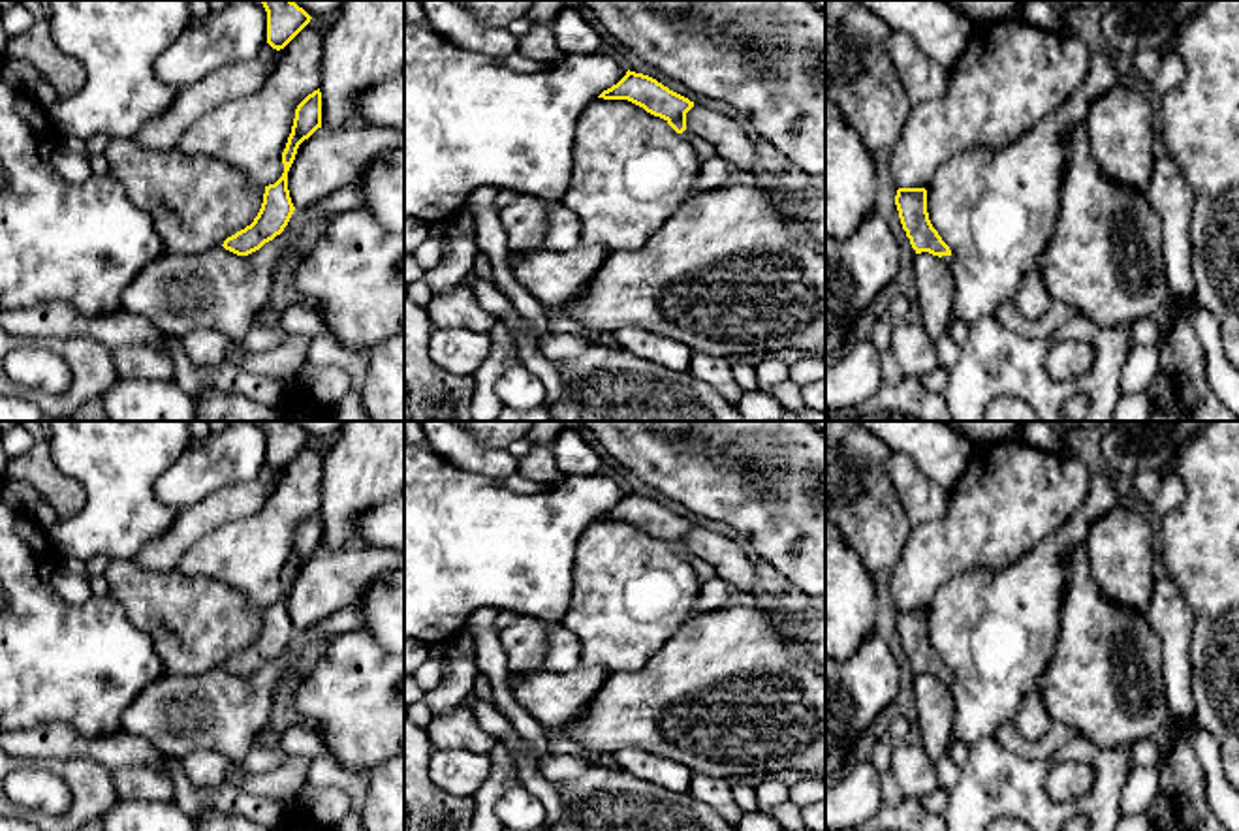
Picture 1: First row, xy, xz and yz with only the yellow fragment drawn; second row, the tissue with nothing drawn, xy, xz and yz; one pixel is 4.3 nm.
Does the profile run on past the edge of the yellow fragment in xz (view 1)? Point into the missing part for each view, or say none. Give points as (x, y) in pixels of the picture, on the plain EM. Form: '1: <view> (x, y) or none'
1: xz (704, 570)

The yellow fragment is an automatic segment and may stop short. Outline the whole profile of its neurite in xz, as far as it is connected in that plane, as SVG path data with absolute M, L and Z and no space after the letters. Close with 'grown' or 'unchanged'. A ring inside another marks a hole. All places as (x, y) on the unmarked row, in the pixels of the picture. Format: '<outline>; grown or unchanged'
M628 491L617 506L604 511L598 519L628 521L643 528L647 534L664 540L684 562L694 568L699 583L716 577L716 570L707 560L686 549L686 534L694 528L694 523L669 511L649 496Z; grown

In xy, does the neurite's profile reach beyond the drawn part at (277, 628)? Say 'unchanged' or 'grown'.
unchanged

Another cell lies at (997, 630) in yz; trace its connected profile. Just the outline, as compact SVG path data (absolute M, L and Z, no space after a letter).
M1090 472L1090 489L1083 506L1055 534L1043 538L1021 560L1004 570L972 570L944 583L927 605L927 634L933 649L951 671L955 699L953 737L968 746L981 737L995 737L1006 722L1015 722L1023 699L1040 692L1040 677L1053 660L1060 637L1060 607L1066 585L1068 555L1085 547L1090 525L1119 504L1111 472Z

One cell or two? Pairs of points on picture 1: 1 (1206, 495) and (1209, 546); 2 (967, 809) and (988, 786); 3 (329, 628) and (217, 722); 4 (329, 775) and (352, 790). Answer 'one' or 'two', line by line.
1: one
2: one
3: one
4: one

